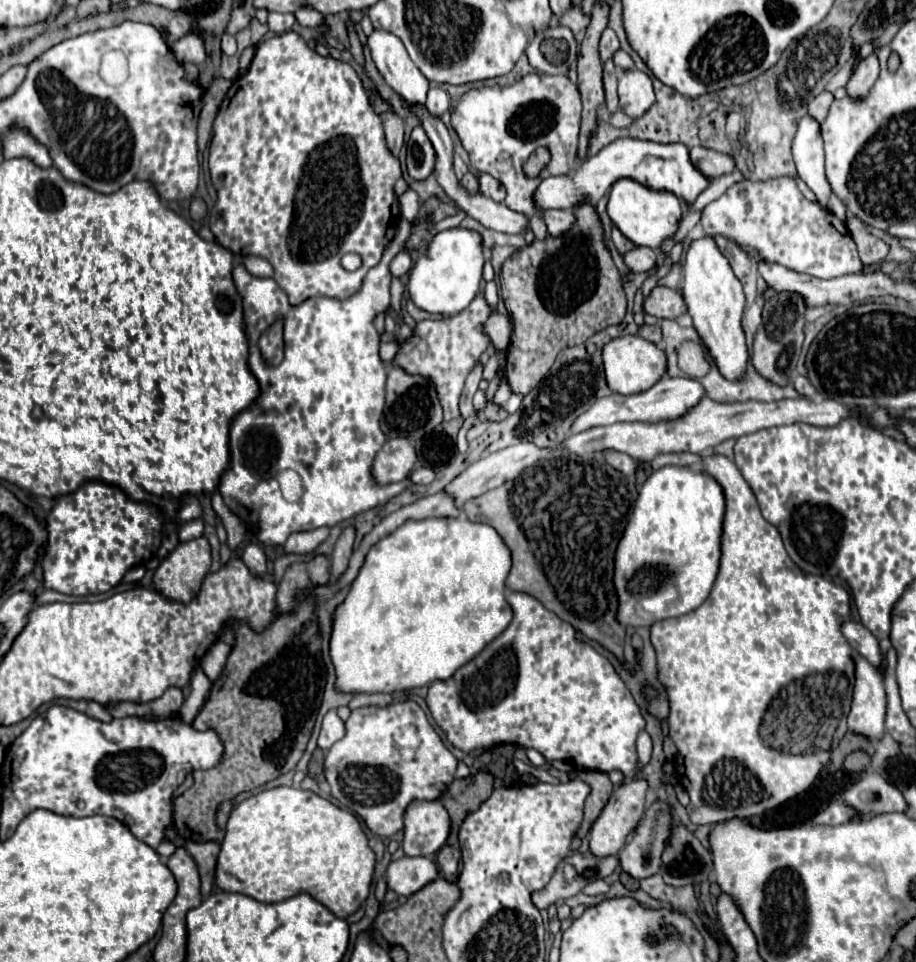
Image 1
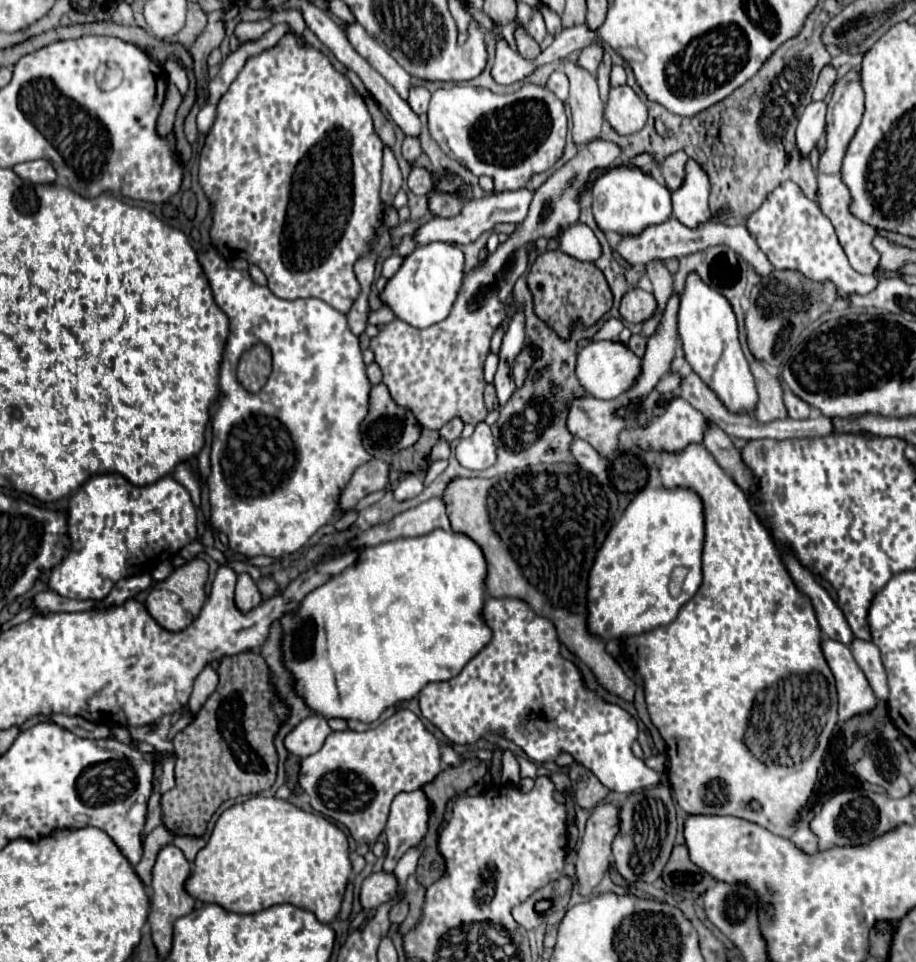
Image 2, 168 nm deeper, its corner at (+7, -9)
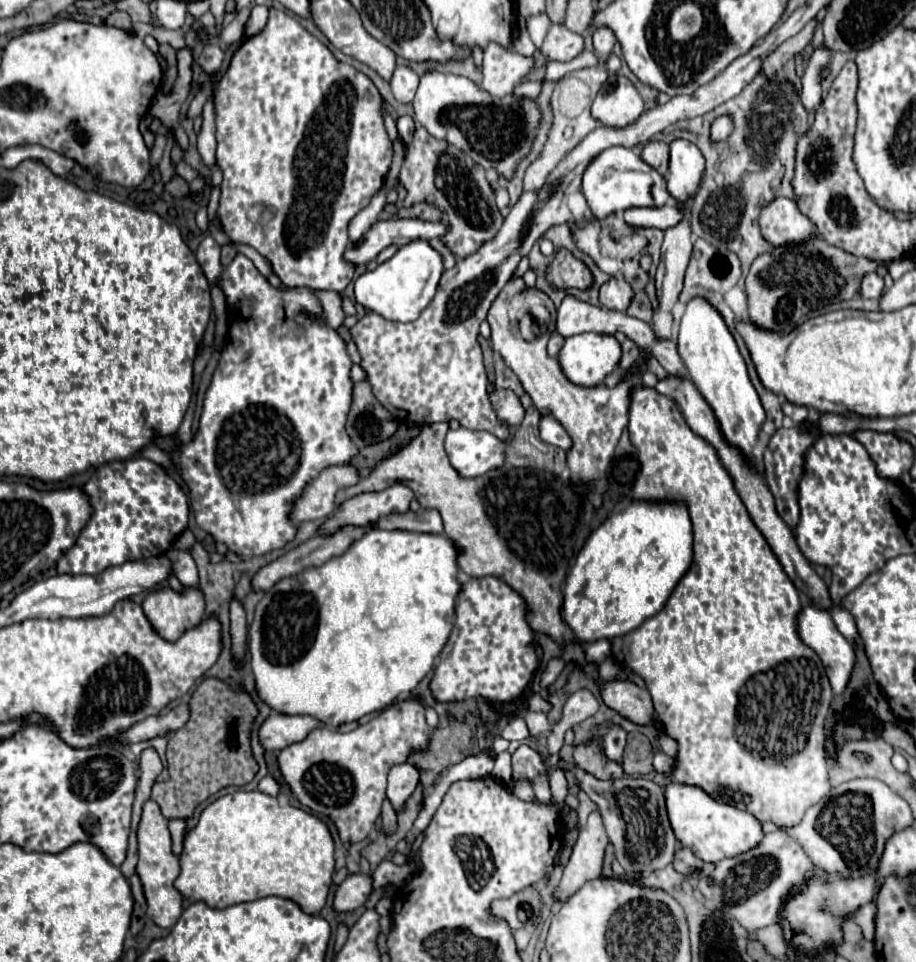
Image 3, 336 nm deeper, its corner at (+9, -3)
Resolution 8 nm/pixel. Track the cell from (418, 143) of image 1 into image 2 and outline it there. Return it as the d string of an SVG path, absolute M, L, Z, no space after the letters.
M405 136L405 140L403 140L403 156L405 156L405 160L409 164L413 164L419 158L419 154L421 154L419 140L415 136Z

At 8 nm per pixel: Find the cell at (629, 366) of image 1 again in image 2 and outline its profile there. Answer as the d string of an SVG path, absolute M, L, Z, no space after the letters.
M589 342L585 348L579 350L577 354L577 366L575 366L575 376L583 390L599 400L609 400L617 398L617 394L623 394L629 390L629 386L637 380L637 374L641 372L641 362L639 358L621 342Z

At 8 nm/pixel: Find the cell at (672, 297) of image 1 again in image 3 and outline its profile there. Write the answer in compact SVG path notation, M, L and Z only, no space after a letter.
M611 278L607 284L603 284L599 288L599 298L601 298L601 304L609 310L619 310L619 312L625 312L633 300L635 292L631 288L631 284L627 280L615 280Z

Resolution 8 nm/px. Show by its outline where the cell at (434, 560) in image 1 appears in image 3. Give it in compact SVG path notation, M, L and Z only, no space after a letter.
M371 530L361 540L353 542L351 548L325 562L323 566L303 570L299 576L279 580L271 590L265 592L261 602L255 608L255 618L251 622L249 638L251 638L251 666L257 682L257 692L261 700L265 700L273 710L283 714L309 714L329 728L337 728L343 722L353 722L363 718L365 714L379 712L395 702L401 694L409 694L433 668L433 660L439 656L443 646L449 640L453 620L455 620L455 602L459 596L461 582L457 578L459 564L457 564L459 548L445 536L445 534L417 534L405 530Z

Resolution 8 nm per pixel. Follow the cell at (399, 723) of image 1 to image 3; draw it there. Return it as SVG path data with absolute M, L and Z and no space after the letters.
M399 700L385 708L377 718L355 728L353 732L343 734L333 728L315 728L303 742L291 744L279 752L279 768L299 802L311 808L315 814L329 816L335 822L341 840L345 844L355 844L371 834L377 818L381 816L387 772L395 764L405 764L411 752L423 752L423 748L427 748L427 740L431 740L431 730L425 722L425 708L415 700Z

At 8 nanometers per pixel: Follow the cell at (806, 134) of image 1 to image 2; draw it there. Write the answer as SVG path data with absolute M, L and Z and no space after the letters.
M811 102L805 108L803 116L799 118L797 146L803 156L809 156L815 142L821 138L821 134L825 130L825 110L827 110L825 102Z

